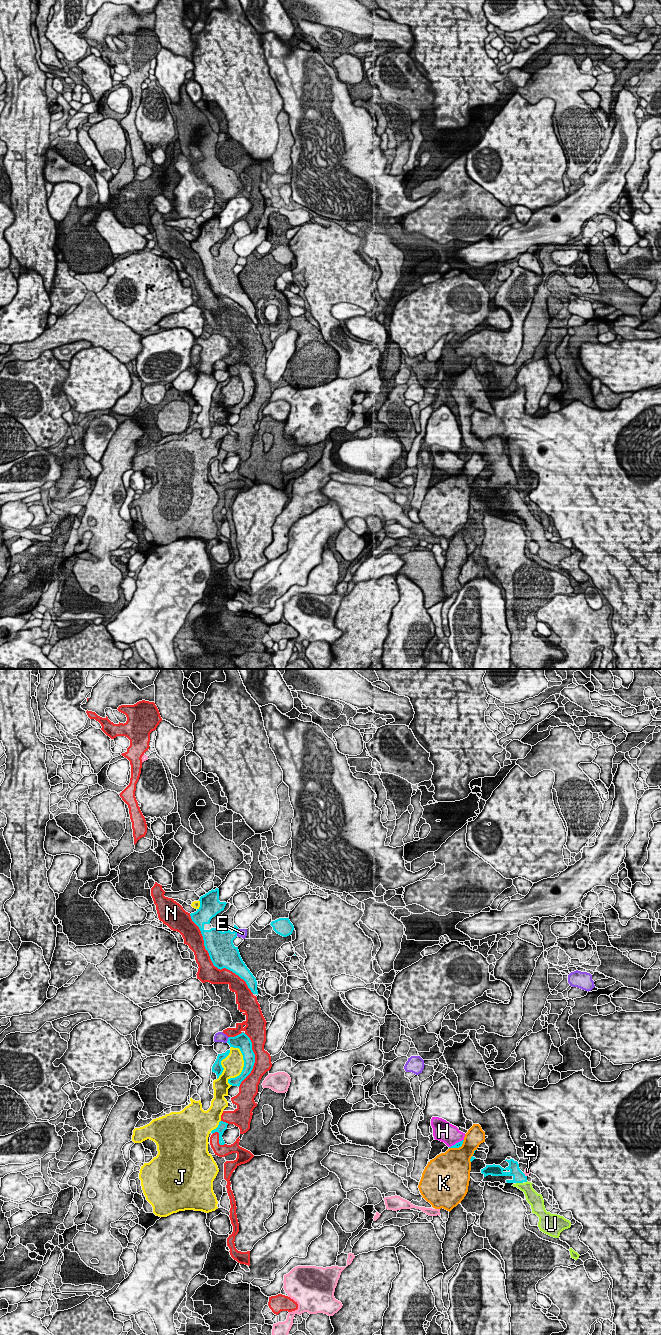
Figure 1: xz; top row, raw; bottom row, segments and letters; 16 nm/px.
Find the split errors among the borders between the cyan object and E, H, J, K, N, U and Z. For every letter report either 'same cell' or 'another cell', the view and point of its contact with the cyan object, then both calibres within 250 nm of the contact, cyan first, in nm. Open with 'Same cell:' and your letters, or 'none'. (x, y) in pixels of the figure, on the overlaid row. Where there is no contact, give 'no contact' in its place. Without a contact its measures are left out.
Same cell: U
E: another cell; meets cyan in xz at (237, 931); 260 nm thick on the cyan side, 130 nm on the other
H: another cell; meets cyan in xz at (456, 1143); 90 nm thick on the cyan side, 320 nm on the other
J: another cell; meets cyan in xz at (244, 1066); 190 nm thick on the cyan side, 340 nm on the other
K: another cell; meets cyan in xz at (457, 1147); 90 nm thick on the cyan side, 480 nm on the other
N: another cell; meets cyan in xz at (211, 960); 440 nm thick on the cyan side, 320 nm on the other
U: same cell; meets cyan in xz at (519, 1182); 190 nm thick on the cyan side, 180 nm on the other
Z: another cell; meets cyan in xz at (524, 1175); 190 nm thick on the cyan side, 90 nm on the other

